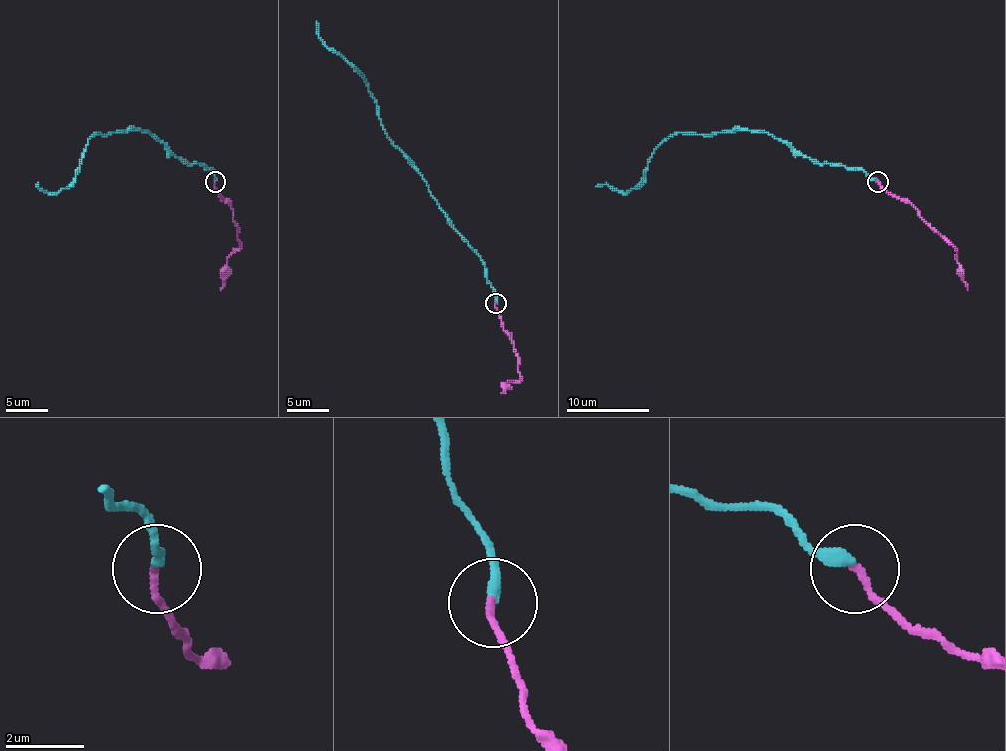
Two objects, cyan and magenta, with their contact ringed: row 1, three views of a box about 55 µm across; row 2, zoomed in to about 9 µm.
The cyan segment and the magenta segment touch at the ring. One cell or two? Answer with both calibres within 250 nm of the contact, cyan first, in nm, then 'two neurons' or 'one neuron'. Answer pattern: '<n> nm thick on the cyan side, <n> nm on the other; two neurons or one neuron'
320 nm thick on the cyan side, 190 nm on the other; two neurons

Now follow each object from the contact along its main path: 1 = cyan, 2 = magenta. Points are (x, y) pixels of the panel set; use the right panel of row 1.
1: (878, 180), (861, 170), (814, 163), (768, 132), (722, 130), (674, 132), (629, 192), (595, 186)
2: (878, 182), (889, 192), (907, 201), (953, 246), (959, 276), (967, 290)

